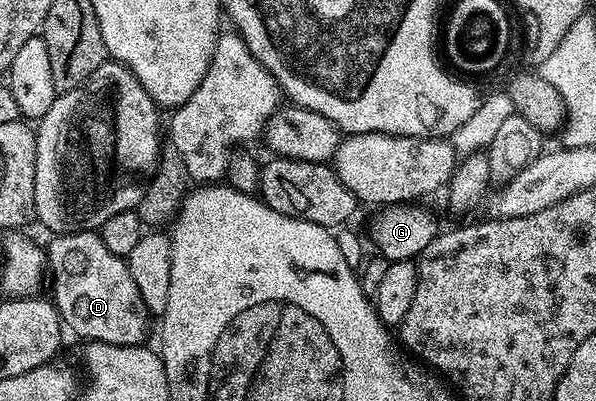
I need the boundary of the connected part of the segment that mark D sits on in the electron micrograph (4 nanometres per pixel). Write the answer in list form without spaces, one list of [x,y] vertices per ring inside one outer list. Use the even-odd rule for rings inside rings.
[[[96,231],[92,232],[63,232],[52,237],[53,241],[47,244],[47,268],[51,273],[51,284],[53,280],[53,293],[51,293],[51,299],[57,306],[58,312],[61,314],[64,327],[69,328],[77,336],[83,336],[83,340],[92,342],[98,340],[104,344],[139,344],[144,345],[146,343],[145,335],[149,332],[149,319],[151,319],[151,313],[149,307],[145,305],[145,302],[139,294],[139,286],[135,286],[135,278],[131,278],[131,270],[128,263],[122,257],[111,254],[111,250],[107,250],[107,246],[103,246],[103,238]]]

